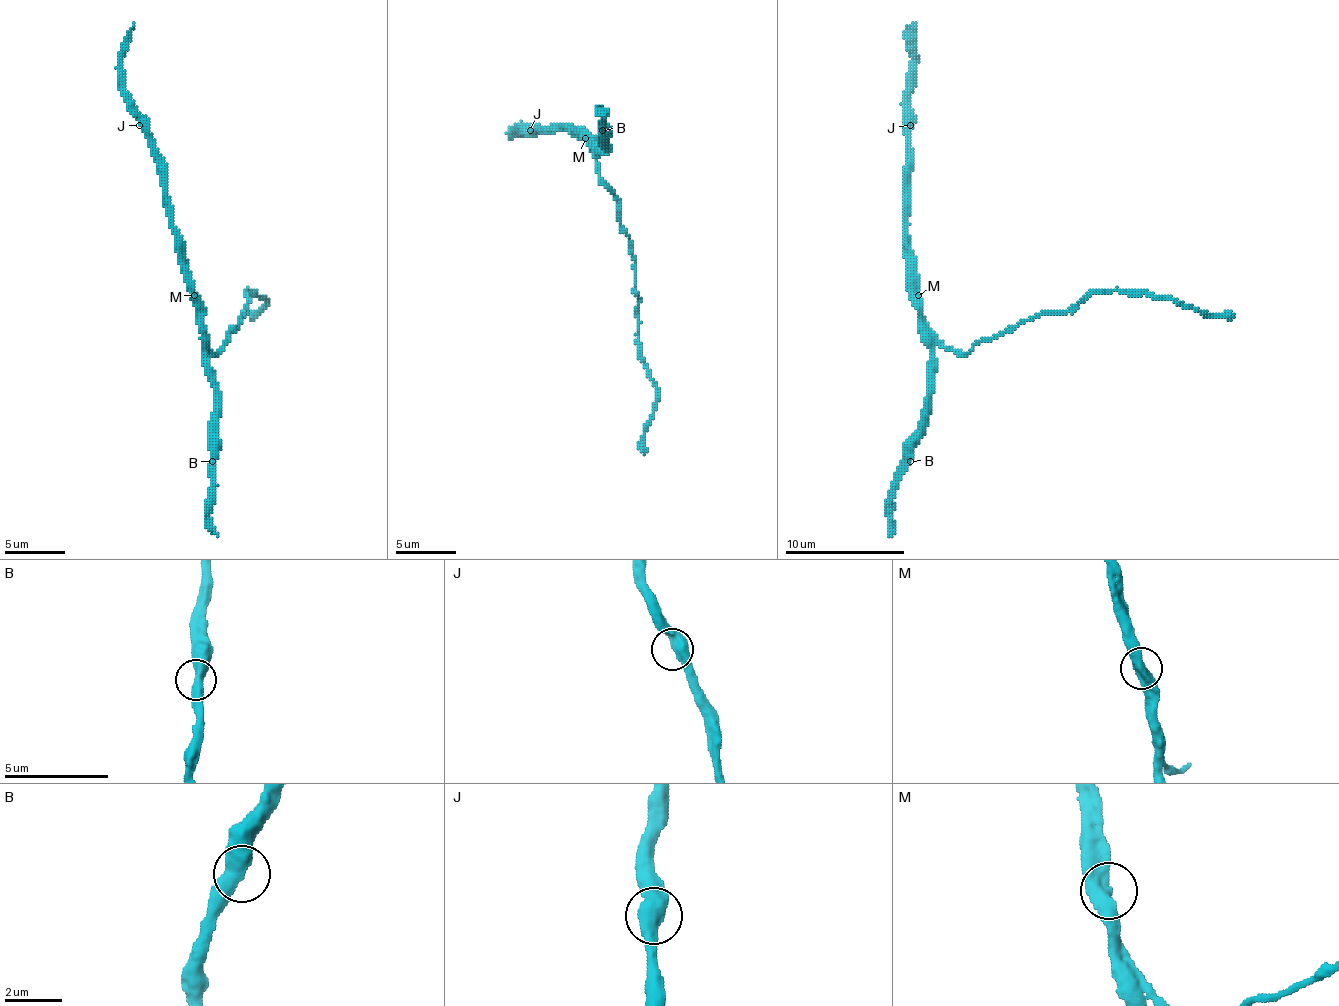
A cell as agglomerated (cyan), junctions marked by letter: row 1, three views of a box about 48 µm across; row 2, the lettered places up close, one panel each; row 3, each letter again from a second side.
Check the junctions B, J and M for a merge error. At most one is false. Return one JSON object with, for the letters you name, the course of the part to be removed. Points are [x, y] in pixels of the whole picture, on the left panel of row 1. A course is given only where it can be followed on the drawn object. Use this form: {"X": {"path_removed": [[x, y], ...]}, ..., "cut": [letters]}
{"cut": []}

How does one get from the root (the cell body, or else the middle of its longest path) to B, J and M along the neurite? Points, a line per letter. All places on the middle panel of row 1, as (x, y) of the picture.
B: (593, 157), (605, 148), (602, 130)
J: (593, 157), (590, 145), (572, 127), (533, 127), (530, 130)
M: (593, 157), (593, 151), (584, 139)

